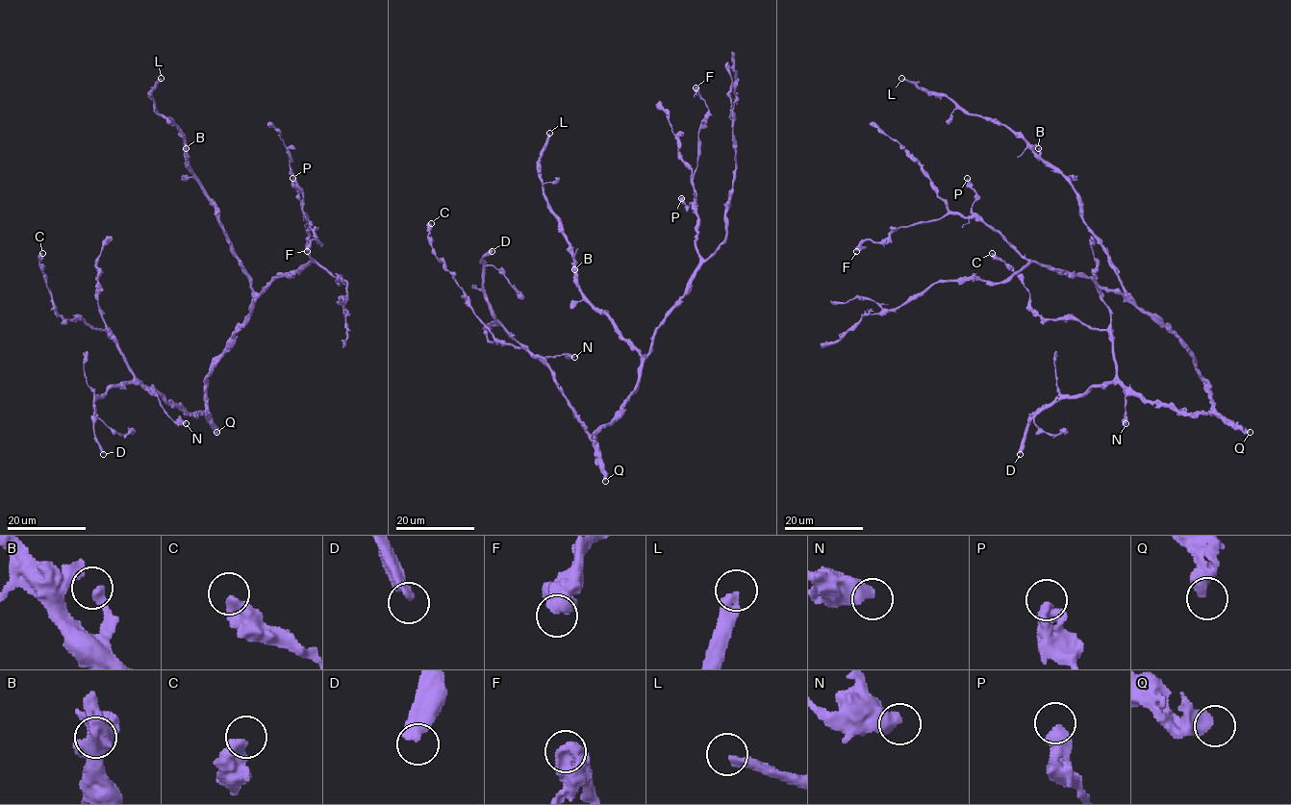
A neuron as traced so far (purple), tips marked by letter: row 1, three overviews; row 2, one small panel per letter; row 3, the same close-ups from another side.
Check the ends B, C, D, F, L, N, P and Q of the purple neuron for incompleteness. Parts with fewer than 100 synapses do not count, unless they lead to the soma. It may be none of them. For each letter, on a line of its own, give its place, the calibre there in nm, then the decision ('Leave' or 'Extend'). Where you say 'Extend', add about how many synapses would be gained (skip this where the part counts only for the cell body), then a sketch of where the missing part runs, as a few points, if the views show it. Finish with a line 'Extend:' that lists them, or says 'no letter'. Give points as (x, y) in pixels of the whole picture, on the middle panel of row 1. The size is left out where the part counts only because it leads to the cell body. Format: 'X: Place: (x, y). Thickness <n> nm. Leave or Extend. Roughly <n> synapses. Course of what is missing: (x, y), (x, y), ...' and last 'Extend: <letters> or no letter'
B: Place: (574, 269). Thickness 280 nm. Leave
C: Place: (431, 223). Thickness 480 nm. Leave
D: Place: (492, 251). Thickness 440 nm. Extend. Roughly 140 synapses. Course of what is missing: (492, 251), (511, 235), (557, 125), (616, 37)
F: Place: (696, 88). Thickness 550 nm. Leave
L: Place: (549, 133). Thickness 360 nm. Extend. Roughly 110 synapses. Course of what is missing: (549, 133), (545, 92), (537, 67), (539, 9)
N: Place: (574, 357). Thickness 500 nm. Leave
P: Place: (681, 198). Thickness 480 nm. Leave
Q: Place: (605, 481). Thickness 440 nm. Leave
Extend: D, L

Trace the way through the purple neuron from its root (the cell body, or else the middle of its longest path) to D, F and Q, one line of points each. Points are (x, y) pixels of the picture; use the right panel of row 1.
D: (1180, 339), (1207, 383), (1210, 411), (1177, 413), (1118, 384), (1093, 385), (1046, 406), (1029, 424), (1020, 454)
F: (1180, 339), (1122, 295), (1025, 260), (974, 216), (946, 213), (899, 226), (856, 251)
Q: (1180, 339), (1193, 359), (1198, 373), (1207, 383), (1211, 406), (1250, 432)

